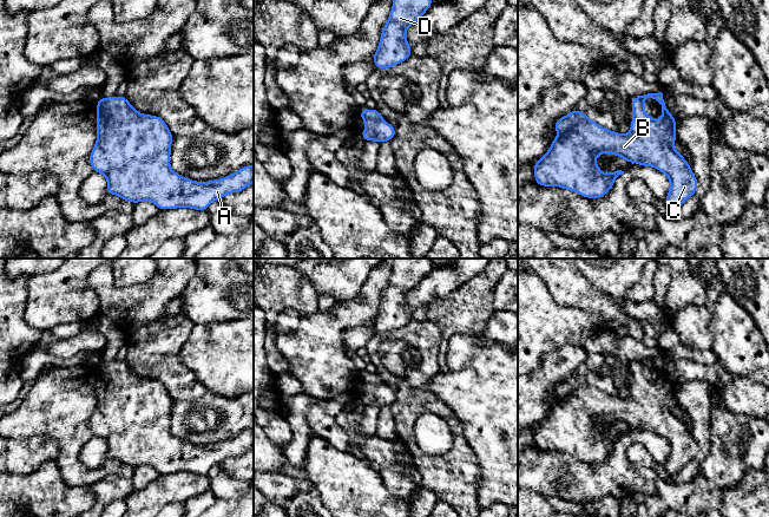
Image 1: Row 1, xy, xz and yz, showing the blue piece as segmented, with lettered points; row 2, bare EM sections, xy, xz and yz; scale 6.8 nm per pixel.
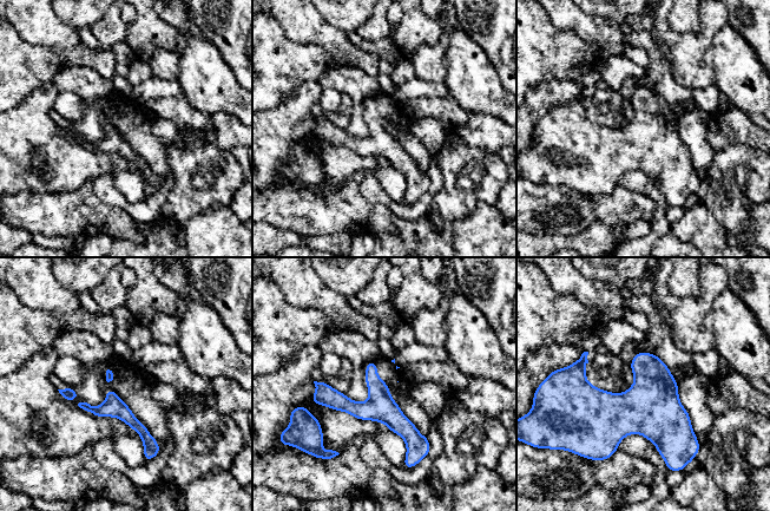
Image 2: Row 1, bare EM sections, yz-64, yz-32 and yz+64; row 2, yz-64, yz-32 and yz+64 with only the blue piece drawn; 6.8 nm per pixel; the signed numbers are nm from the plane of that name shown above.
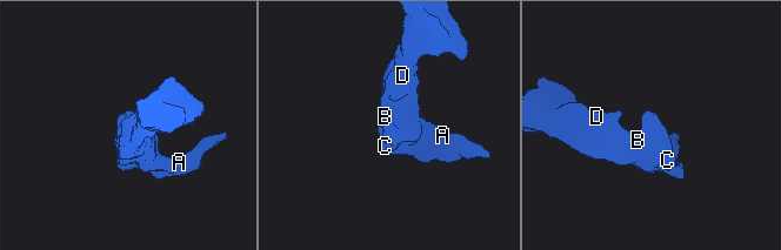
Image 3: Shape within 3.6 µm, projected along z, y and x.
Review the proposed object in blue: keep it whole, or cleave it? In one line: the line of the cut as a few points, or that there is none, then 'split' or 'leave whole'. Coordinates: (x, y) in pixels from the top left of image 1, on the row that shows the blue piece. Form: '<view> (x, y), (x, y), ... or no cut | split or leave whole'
no cut | leave whole

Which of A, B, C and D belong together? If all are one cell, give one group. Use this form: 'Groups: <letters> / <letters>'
Groups: A B C D

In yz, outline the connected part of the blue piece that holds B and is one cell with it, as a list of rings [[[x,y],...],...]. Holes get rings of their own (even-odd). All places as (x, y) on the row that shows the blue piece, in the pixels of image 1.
[[[663,93],[637,96],[631,104],[632,122],[627,135],[600,126],[577,107],[556,120],[553,127],[560,135],[532,166],[537,185],[557,185],[586,198],[602,198],[624,171],[603,174],[596,157],[613,153],[629,163],[652,166],[665,174],[670,190],[664,202],[669,208],[677,209],[695,196],[698,181],[685,158],[673,149],[677,120],[669,112]],[[646,98],[660,104],[660,122],[644,111]]]

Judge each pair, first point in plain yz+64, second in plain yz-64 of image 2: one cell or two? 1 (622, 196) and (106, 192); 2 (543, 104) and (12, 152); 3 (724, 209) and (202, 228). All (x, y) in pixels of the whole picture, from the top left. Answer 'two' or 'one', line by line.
1: two
2: one
3: two

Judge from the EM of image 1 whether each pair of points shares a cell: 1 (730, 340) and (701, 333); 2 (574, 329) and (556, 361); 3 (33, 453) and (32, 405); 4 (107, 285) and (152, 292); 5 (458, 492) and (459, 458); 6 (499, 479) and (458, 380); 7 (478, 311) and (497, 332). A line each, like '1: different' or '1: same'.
1: different
2: different
3: different
4: same
5: same
6: same
7: different

